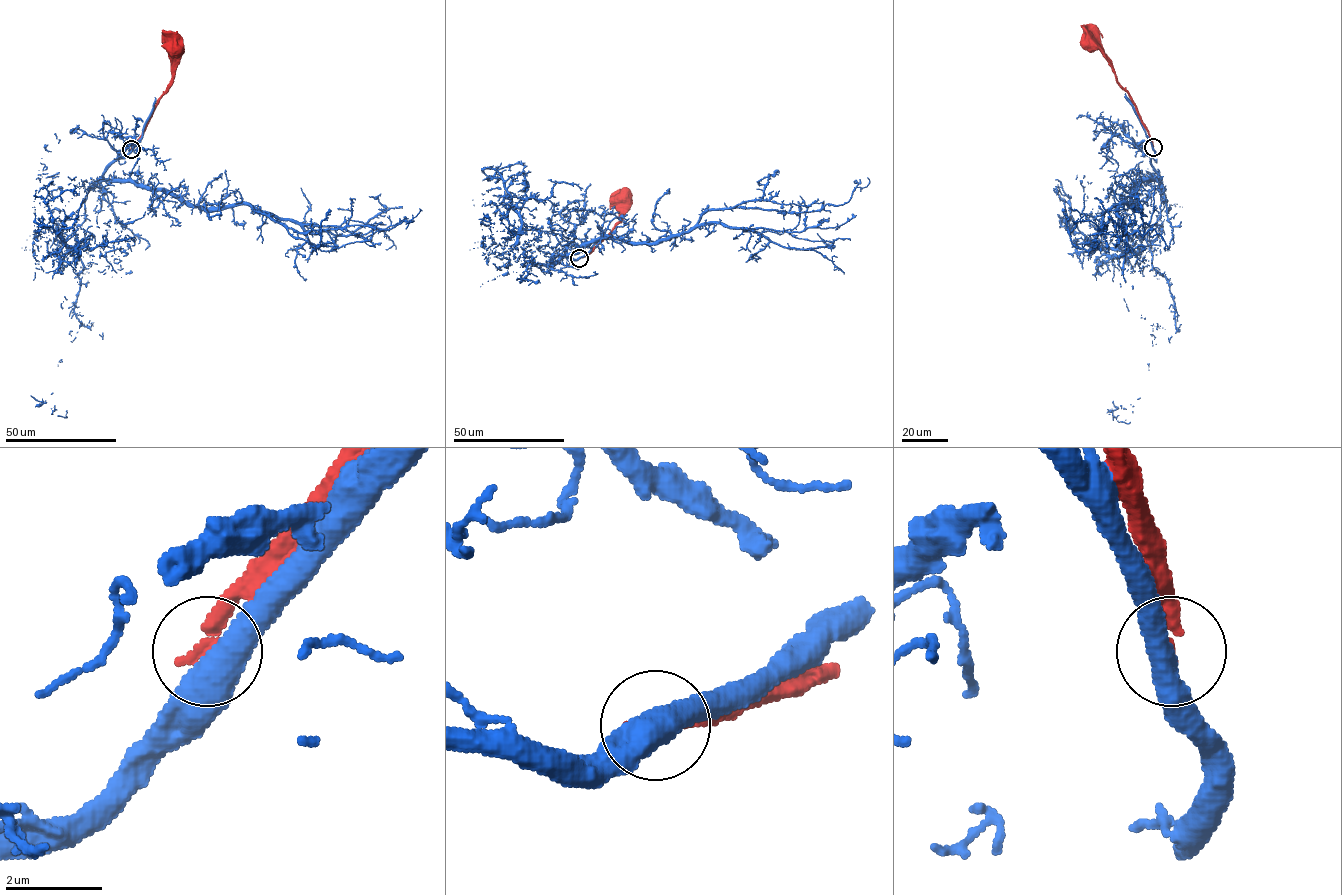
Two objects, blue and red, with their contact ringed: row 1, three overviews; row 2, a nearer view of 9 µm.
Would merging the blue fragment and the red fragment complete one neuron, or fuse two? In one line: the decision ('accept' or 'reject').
reject

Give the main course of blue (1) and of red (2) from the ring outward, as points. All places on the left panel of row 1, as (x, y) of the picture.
1: (131, 149), (104, 177), (171, 191), (203, 207), (248, 204), (301, 233), (391, 229), (419, 208)
2: (131, 149), (159, 98), (170, 86), (174, 51)

